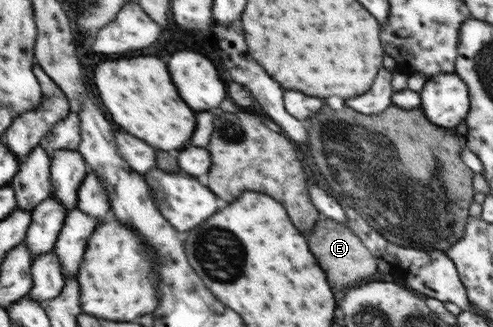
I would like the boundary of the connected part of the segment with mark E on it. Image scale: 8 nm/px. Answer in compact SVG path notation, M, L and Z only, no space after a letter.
M323 217L317 223L317 231L313 231L309 237L309 247L313 255L317 257L319 265L323 267L323 271L327 273L327 279L333 279L333 285L337 289L351 287L351 283L359 283L363 281L363 277L371 277L377 273L376 256L369 251L368 247L365 247L356 232L346 224Z

